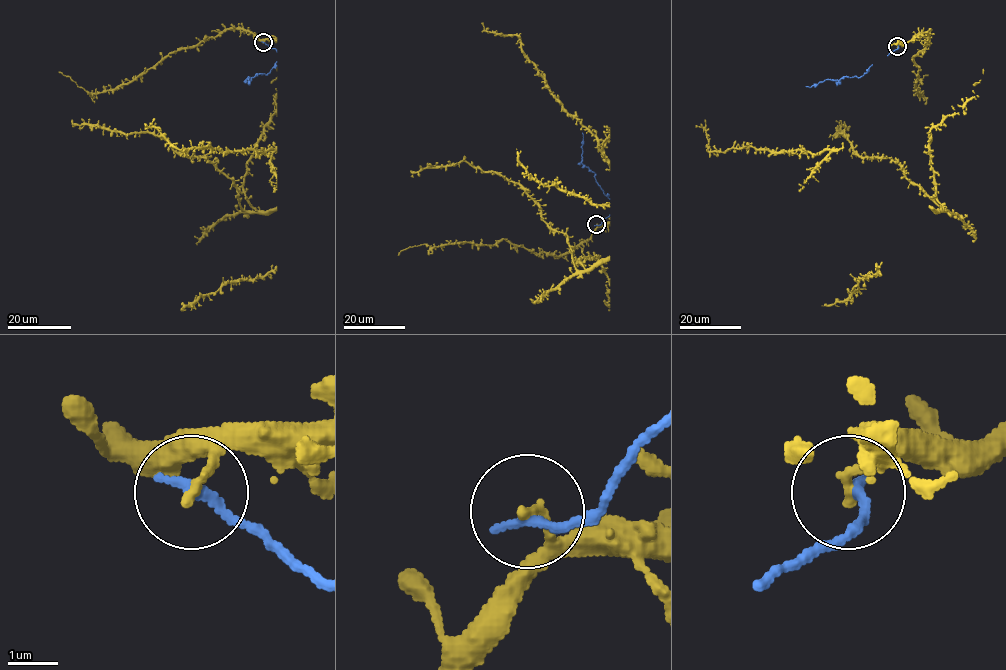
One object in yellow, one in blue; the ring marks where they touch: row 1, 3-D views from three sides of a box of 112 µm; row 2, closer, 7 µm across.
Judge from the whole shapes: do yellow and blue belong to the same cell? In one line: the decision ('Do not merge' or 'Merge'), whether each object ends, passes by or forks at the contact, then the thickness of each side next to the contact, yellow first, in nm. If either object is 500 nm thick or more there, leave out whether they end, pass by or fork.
Do not merge. At the ring yellow ends. At the ring blue ends. Thickness 180 nm (yellow) against 240 nm

